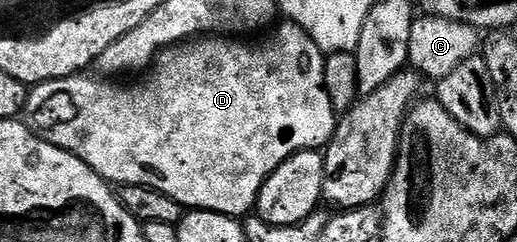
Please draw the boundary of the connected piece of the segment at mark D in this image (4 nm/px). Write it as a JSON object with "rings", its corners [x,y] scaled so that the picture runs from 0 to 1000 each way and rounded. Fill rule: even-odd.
{"rings":[[[540,99],[528,124],[532,128],[530,174],[524,186],[474,186],[468,174],[474,165],[447,161],[437,145],[391,145],[381,161],[333,186],[300,236],[298,264],[277,314],[284,318],[277,335],[263,339],[261,351],[219,351],[213,339],[219,331],[191,326],[188,314],[166,318],[174,310],[145,310],[106,335],[87,335],[56,372],[46,496],[72,566],[81,566],[93,591],[147,640],[172,698],[186,707],[209,756],[219,756],[222,769],[277,764],[325,806],[337,831],[346,831],[362,868],[400,864],[443,897],[474,901],[497,851],[499,793],[507,785],[509,756],[520,740],[526,707],[534,707],[534,690],[542,690],[565,640],[584,632],[590,616],[629,620],[656,504],[627,343],[631,236],[623,202],[611,194],[605,161],[578,103],[545,99],[553,103],[542,107]]]}

